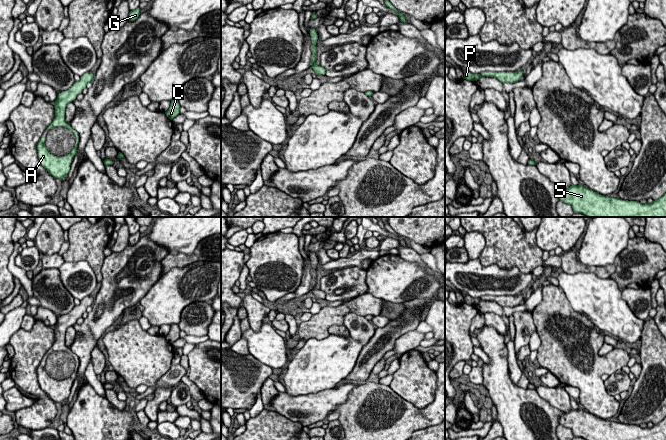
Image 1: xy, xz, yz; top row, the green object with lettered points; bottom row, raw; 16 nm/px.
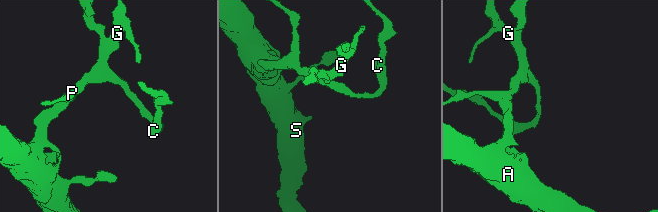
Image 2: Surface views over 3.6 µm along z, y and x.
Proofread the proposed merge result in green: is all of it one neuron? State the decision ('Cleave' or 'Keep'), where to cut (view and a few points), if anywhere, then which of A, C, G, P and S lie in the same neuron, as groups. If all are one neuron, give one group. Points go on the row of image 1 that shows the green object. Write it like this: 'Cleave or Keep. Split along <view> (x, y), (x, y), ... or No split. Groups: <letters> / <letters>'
Keep. No split. Groups: A C G P S

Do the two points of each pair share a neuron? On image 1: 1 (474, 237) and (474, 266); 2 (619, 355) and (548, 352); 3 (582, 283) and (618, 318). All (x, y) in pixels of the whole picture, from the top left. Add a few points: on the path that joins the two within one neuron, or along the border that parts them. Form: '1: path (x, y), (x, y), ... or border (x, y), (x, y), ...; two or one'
1: border (478, 257), (469, 259); two
2: path (601, 365), (589, 374), (583, 374), (566, 360); one
3: path (591, 292), (609, 309); one

